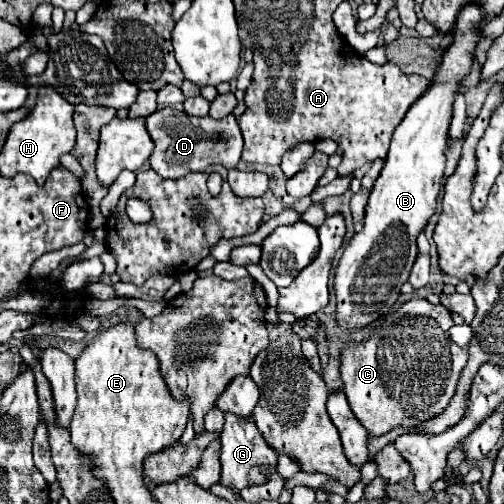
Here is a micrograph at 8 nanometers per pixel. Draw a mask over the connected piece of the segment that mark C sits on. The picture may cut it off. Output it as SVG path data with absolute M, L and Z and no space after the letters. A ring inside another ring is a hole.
M412 298L410 302L402 304L398 310L392 310L382 324L376 324L374 334L360 346L348 346L342 354L342 380L344 380L344 394L350 404L350 410L360 420L360 424L372 434L382 436L396 426L410 428L418 426L438 414L450 404L456 384L460 378L462 368L468 360L468 350L456 346L450 340L450 326L454 326L448 308L434 306L424 298ZM420 342L420 356L414 356L414 348Z

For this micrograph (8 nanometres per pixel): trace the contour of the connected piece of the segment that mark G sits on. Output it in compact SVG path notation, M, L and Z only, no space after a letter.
M226 414L226 424L224 424L224 430L220 434L220 440L222 440L222 454L220 454L222 478L220 478L220 482L226 488L234 490L236 494L246 486L266 484L270 480L272 472L276 472L278 454L264 442L264 438L260 436L252 418L242 420L234 414Z

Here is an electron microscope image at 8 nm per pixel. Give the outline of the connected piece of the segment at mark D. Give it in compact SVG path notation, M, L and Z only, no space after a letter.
M162 108L154 112L154 116L146 118L146 128L154 140L150 166L162 178L180 178L188 172L202 172L212 164L236 168L236 164L240 162L242 132L232 114L222 120L214 120L210 116L190 116L182 108Z

